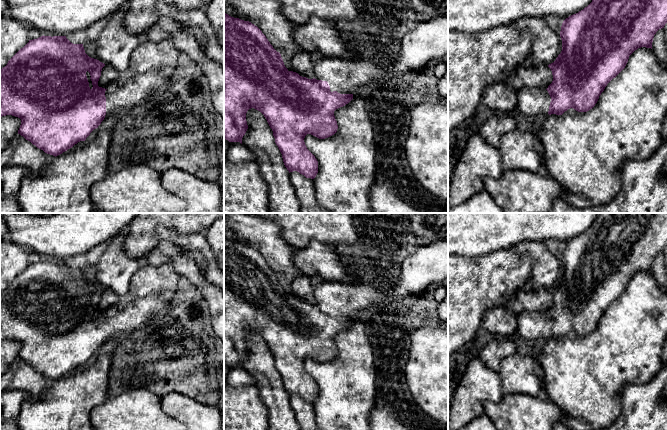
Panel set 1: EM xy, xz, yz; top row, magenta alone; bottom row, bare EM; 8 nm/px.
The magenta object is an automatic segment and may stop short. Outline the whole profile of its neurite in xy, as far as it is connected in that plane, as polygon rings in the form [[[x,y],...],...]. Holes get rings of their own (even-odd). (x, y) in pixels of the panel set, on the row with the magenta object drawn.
[[[41,36],[21,48],[0,70],[0,117],[12,115],[21,119],[18,134],[45,153],[58,156],[80,141],[85,141],[105,117],[114,111],[131,108],[146,100],[153,92],[170,89],[172,82],[158,70],[130,74],[108,89],[98,86],[104,63],[89,57],[83,44],[73,44],[66,36]]]

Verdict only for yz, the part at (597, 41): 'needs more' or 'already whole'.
needs more

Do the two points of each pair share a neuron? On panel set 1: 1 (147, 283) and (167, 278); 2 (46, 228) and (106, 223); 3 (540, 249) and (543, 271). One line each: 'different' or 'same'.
1: same
2: same
3: same

